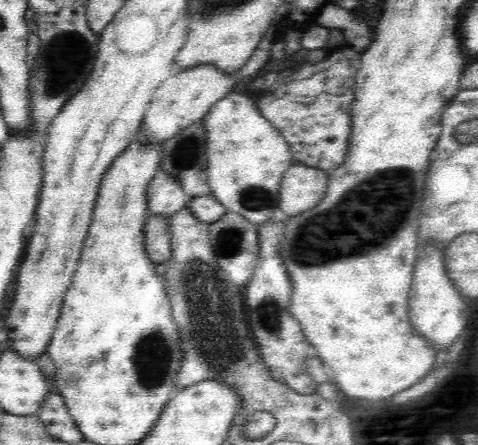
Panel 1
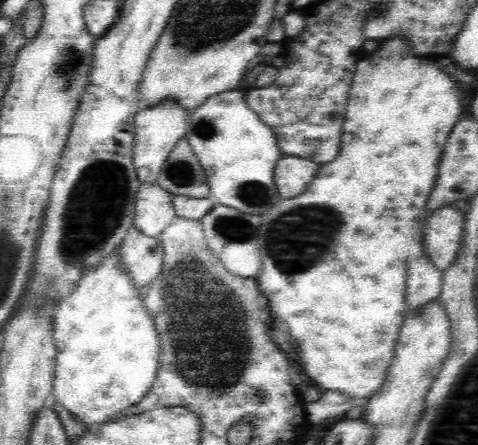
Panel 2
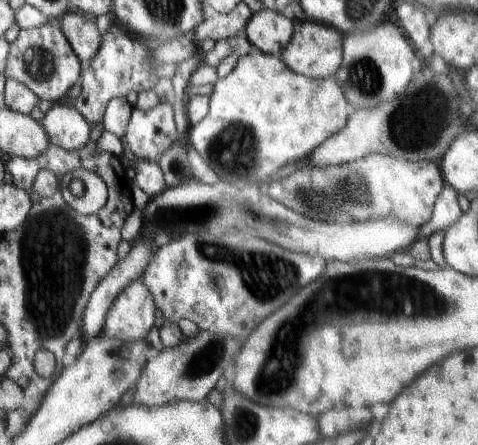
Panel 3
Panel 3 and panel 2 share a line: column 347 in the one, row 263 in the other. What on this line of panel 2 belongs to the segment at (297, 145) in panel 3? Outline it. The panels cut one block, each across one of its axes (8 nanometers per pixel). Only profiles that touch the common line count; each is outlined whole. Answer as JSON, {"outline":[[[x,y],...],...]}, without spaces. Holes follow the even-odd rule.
{"outline":[[[106,258],[106,262],[102,266],[96,266],[96,268],[90,268],[88,272],[84,272],[84,278],[78,282],[76,290],[56,308],[54,312],[54,326],[52,326],[52,342],[54,346],[58,348],[58,354],[56,354],[56,368],[54,368],[54,390],[52,390],[52,402],[60,404],[66,408],[66,412],[72,414],[74,420],[86,424],[86,426],[92,426],[96,428],[98,424],[104,424],[104,422],[112,422],[124,408],[132,406],[132,404],[138,404],[146,392],[152,388],[154,384],[154,376],[158,374],[156,368],[158,368],[158,356],[160,356],[160,348],[158,348],[158,336],[156,336],[156,328],[152,324],[152,320],[148,318],[144,306],[142,306],[142,290],[134,286],[134,282],[130,280],[130,276],[124,274],[124,270],[118,266],[116,258]]]}

